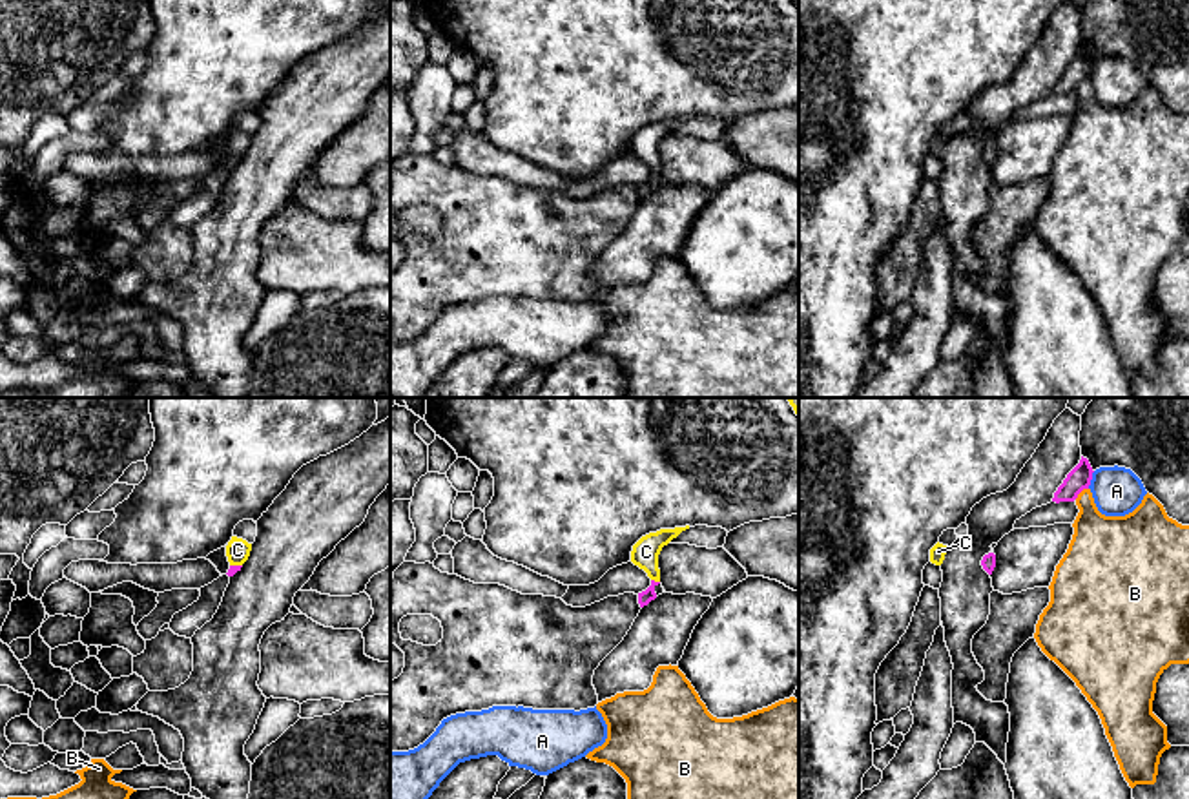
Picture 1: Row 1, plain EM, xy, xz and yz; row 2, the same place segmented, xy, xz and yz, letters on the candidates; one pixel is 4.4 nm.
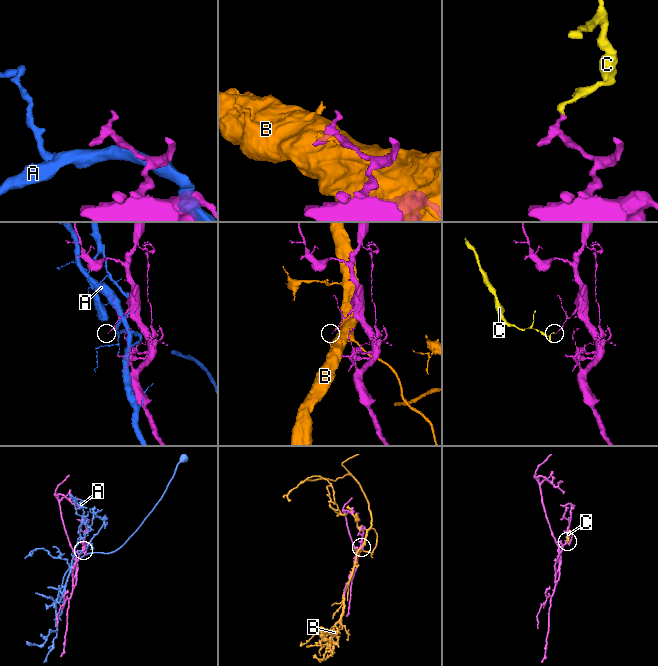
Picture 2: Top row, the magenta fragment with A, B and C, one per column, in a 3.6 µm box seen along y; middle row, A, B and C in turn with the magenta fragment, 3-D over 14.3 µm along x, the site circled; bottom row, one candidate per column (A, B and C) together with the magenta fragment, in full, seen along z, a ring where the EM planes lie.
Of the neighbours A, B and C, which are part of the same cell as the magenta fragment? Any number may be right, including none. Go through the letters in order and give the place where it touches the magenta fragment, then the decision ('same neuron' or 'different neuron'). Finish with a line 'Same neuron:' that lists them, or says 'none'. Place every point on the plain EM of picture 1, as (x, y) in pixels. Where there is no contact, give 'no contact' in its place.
A: yz (1091, 70) | different neuron
B: yz (1080, 83) | different neuron
C: xz (653, 172) | different neuron
Same neuron: none

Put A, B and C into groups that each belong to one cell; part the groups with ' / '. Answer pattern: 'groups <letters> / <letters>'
groups A / B / C

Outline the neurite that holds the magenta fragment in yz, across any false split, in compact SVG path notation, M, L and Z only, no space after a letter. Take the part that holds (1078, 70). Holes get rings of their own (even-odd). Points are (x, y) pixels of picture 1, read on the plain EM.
M1081 47L1080 55L1067 66L1054 84L1052 93L1074 93L1083 80L1089 80L1092 64L1089 51Z

